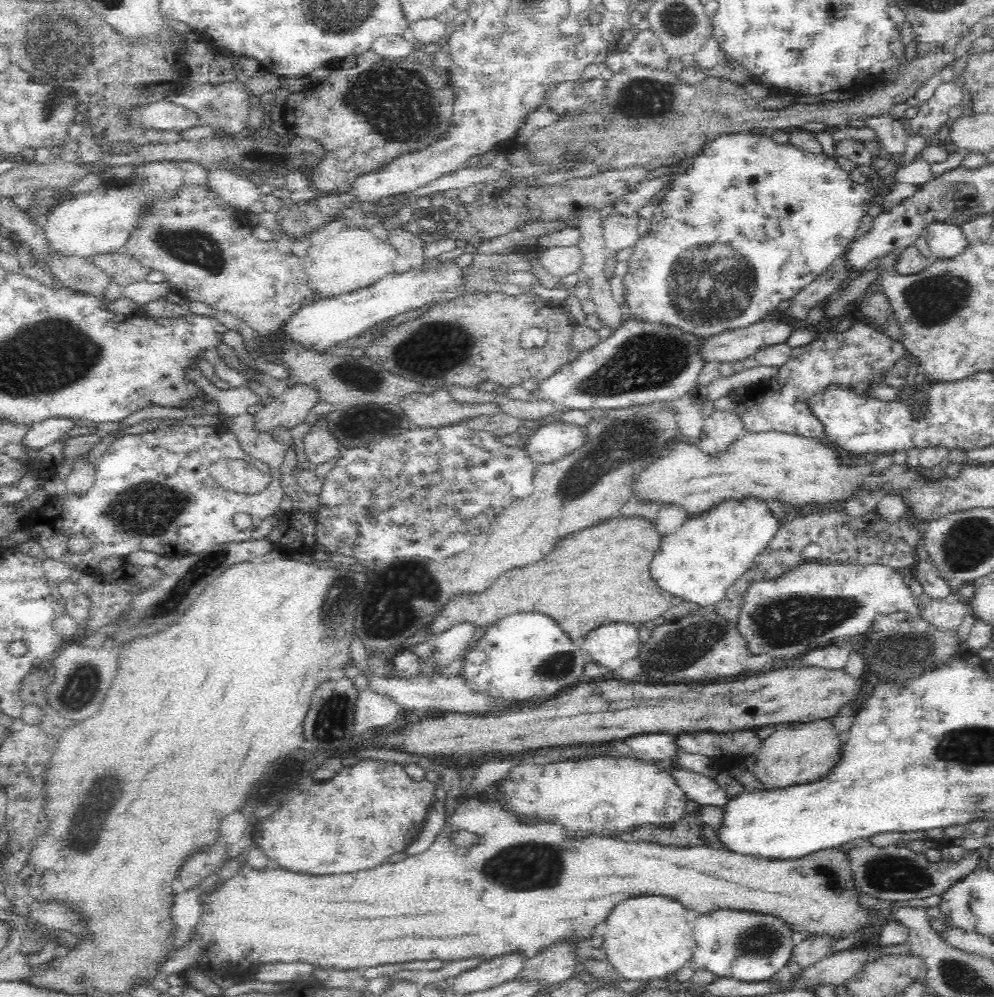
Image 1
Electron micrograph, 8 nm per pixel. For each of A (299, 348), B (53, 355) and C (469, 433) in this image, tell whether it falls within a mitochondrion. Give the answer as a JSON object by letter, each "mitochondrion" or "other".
{"A":"other","B":"mitochondrion","C":"other"}

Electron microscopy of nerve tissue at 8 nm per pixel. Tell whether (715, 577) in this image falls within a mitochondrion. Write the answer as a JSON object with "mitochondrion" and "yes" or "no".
{"mitochondrion":"no"}

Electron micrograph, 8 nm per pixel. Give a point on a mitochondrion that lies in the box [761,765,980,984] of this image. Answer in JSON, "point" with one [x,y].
{"point":[894,872]}

